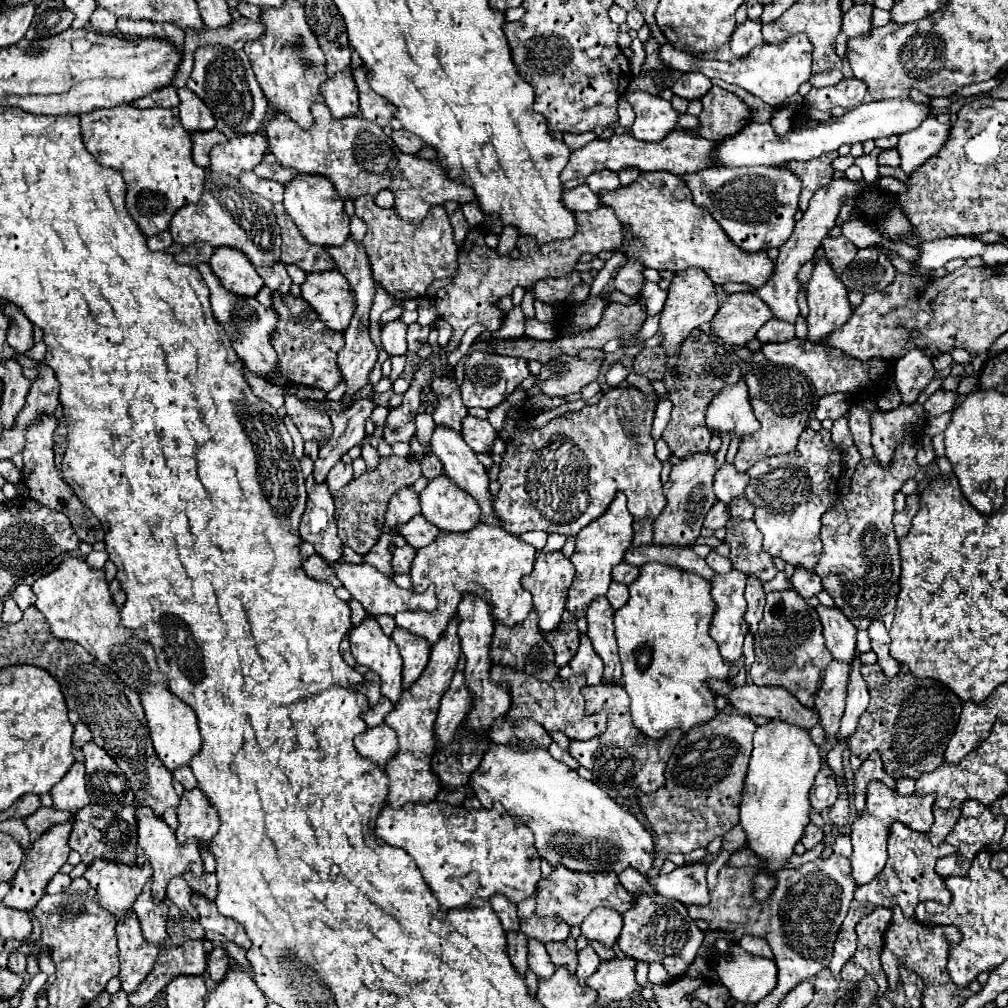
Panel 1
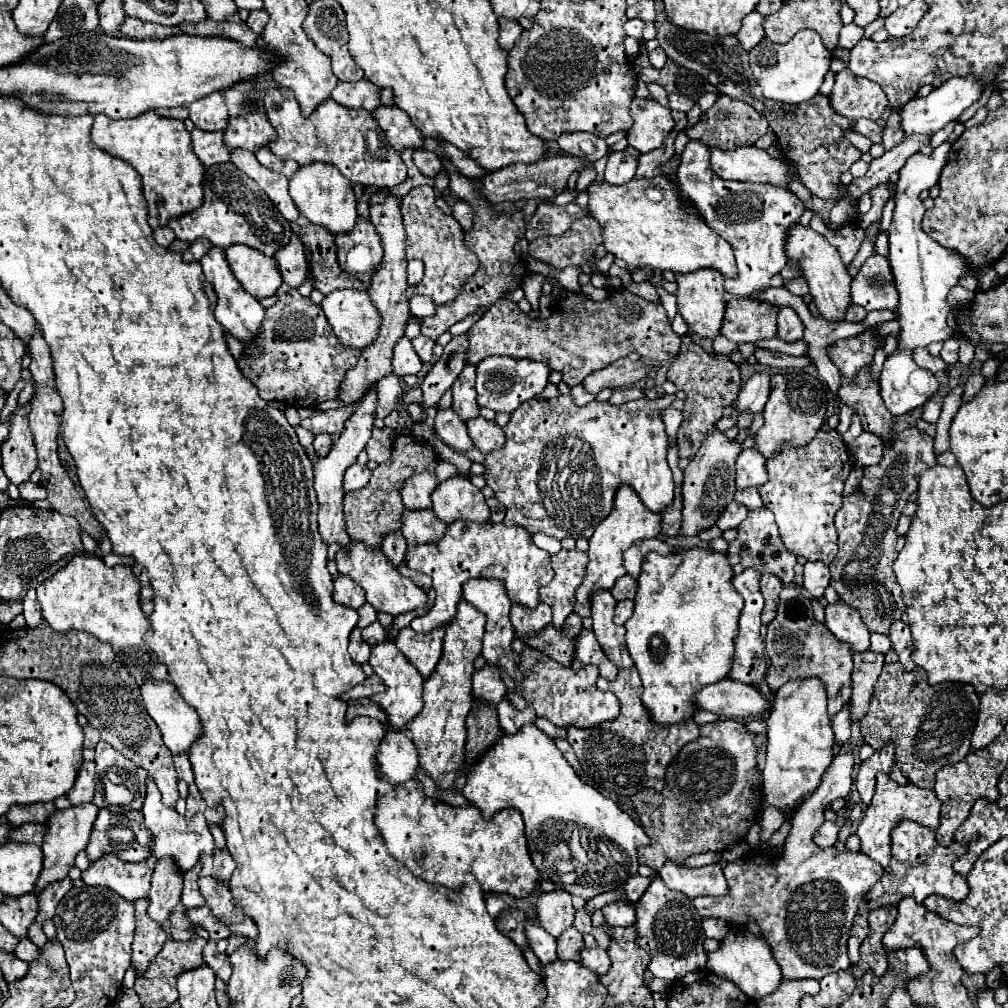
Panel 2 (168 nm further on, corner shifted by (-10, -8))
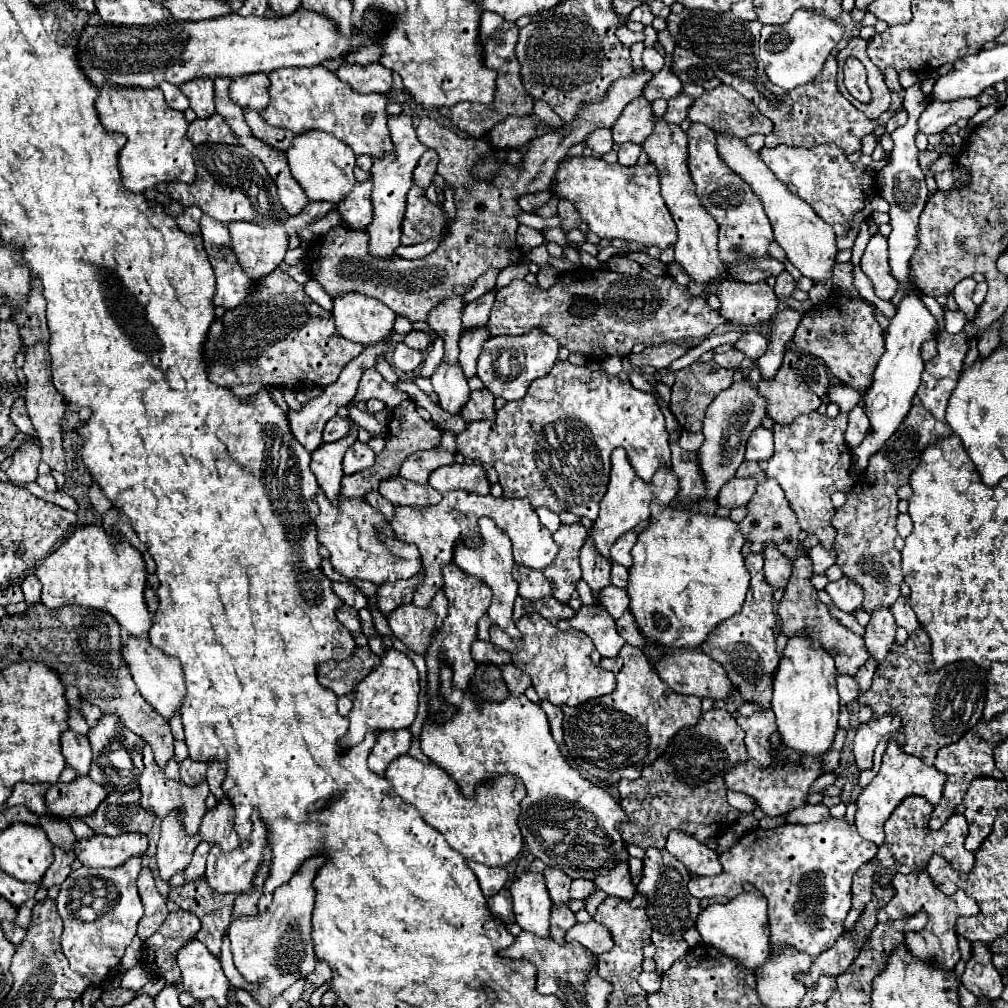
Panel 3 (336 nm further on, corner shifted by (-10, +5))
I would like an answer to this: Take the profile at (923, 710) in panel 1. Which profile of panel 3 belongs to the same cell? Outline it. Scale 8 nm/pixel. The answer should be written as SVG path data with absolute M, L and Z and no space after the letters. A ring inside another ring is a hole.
M918 628L904 644L892 644L886 660L882 660L874 672L870 690L864 692L858 702L868 704L876 718L882 714L902 716L902 728L906 734L904 750L922 758L922 762L930 766L942 746L962 738L962 734L982 718L986 676L986 670L966 660L940 670L934 668L930 658L930 638L924 628Z

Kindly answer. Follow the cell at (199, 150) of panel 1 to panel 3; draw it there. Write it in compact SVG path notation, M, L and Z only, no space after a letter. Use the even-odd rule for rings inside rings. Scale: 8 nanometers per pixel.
M212 114L210 118L196 118L188 126L188 138L194 144L204 144L204 142L220 142L220 144L238 144L238 136L226 126L224 118L220 114Z

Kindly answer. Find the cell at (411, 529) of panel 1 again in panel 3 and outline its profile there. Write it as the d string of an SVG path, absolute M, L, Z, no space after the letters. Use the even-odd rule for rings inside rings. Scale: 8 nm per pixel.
M400 476L382 480L378 490L384 498L388 498L396 506L426 508L426 506L436 504L436 502L442 500L442 494L438 494L432 486L416 484L416 482L410 482L406 478L400 478Z

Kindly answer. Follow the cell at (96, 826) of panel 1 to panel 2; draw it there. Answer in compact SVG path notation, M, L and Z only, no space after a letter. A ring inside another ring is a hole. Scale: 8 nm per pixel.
M108 809L98 811L98 819L94 821L90 843L86 847L86 855L90 863L100 859L102 855L116 855L122 861L144 861L150 845L150 833L146 831L142 823L142 813L140 811L122 811L122 813L112 813Z

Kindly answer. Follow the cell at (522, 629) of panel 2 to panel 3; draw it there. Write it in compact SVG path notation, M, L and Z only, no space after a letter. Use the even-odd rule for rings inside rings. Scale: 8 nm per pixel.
M514 564L514 570L512 570L512 576L514 580L518 582L518 594L522 598L530 598L530 600L536 600L536 598L542 598L542 596L548 596L552 594L552 586L548 582L548 578L542 574L542 570L530 570L526 566L518 566Z

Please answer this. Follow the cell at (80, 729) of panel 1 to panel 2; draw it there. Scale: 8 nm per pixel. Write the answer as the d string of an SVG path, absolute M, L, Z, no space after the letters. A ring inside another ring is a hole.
M86 725L84 727L84 747L86 749L94 749L98 741L100 741L100 733L92 725Z

